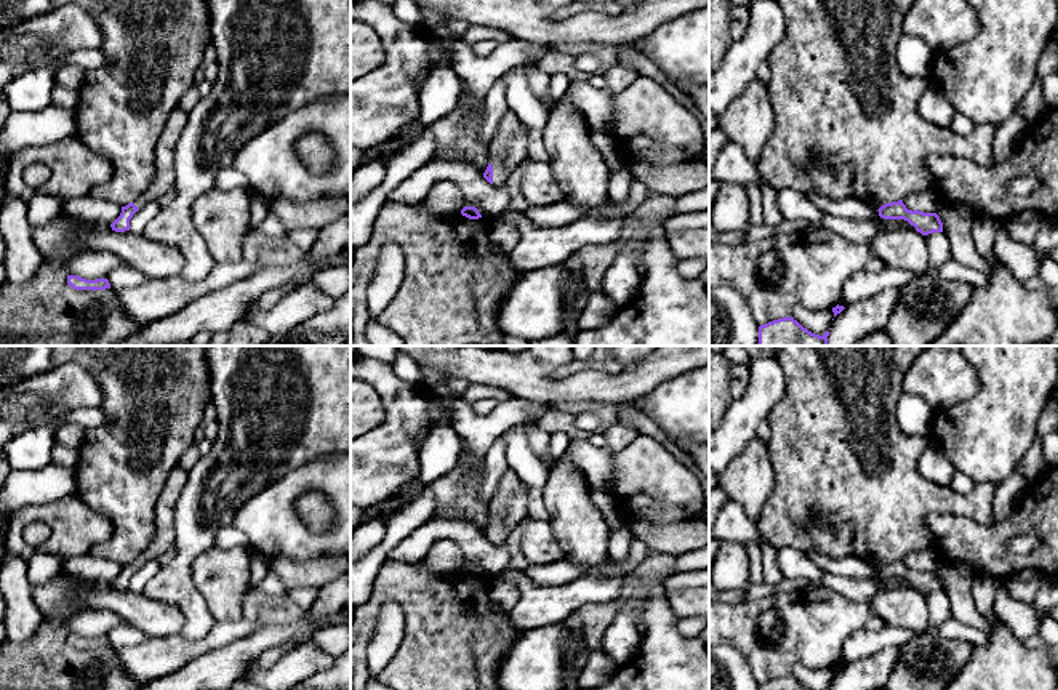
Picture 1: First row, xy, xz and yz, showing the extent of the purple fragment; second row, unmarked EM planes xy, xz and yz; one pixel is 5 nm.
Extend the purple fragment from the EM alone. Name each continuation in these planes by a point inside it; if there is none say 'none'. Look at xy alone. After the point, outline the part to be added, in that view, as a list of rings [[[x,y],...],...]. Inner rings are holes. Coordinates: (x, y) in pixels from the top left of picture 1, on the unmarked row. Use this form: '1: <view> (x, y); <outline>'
1: xy (164, 541); [[[179,464],[174,466],[155,504],[154,536],[149,546],[133,560],[138,567],[142,567],[149,560],[168,557],[174,551],[176,548],[174,509],[186,483],[187,483],[187,471]]]

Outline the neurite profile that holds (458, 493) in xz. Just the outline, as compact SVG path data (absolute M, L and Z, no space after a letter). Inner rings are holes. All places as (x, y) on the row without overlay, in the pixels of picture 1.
M463 443L456 467L431 483L435 495L435 515L445 520L471 520L482 533L490 517L488 506L480 499L483 467L469 469L471 453Z

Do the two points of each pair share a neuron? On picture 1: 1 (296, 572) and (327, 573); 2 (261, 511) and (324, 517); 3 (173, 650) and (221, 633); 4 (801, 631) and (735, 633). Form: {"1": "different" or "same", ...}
{"1": "same", "2": "different", "3": "same", "4": "same"}

